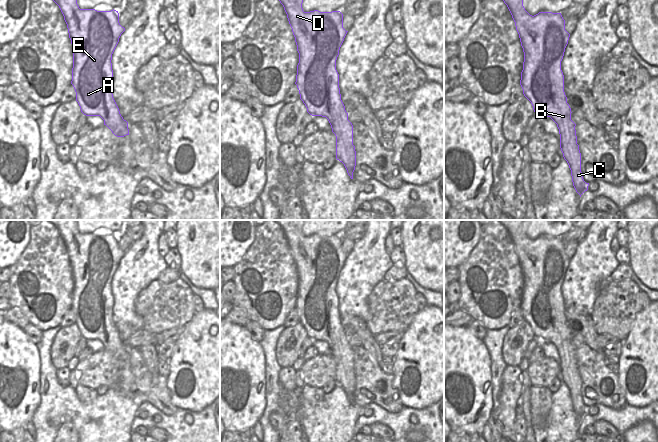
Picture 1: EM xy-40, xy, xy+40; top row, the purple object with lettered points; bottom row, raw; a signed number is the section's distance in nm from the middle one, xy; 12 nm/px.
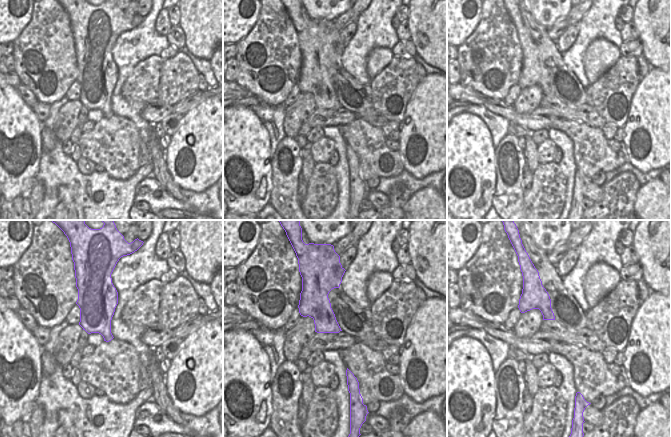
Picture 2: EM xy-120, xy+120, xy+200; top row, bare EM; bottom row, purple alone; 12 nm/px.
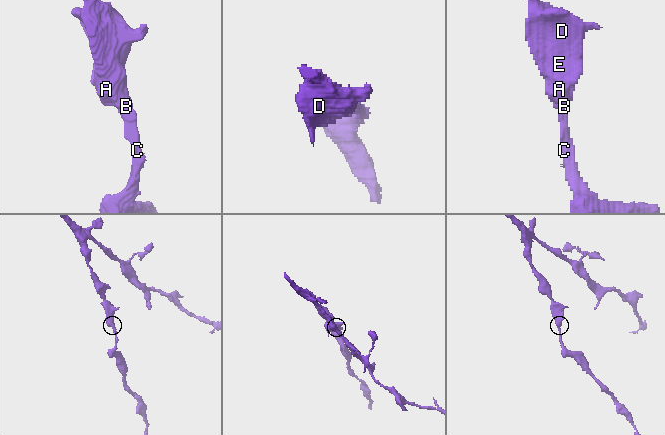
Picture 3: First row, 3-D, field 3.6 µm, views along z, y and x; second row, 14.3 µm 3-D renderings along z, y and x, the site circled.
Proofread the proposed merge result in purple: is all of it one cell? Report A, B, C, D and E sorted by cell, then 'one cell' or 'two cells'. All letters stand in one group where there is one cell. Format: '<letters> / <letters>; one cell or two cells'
A B C D E; one cell

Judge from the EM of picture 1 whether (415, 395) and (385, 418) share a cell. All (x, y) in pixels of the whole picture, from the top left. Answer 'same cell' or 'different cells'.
different cells

